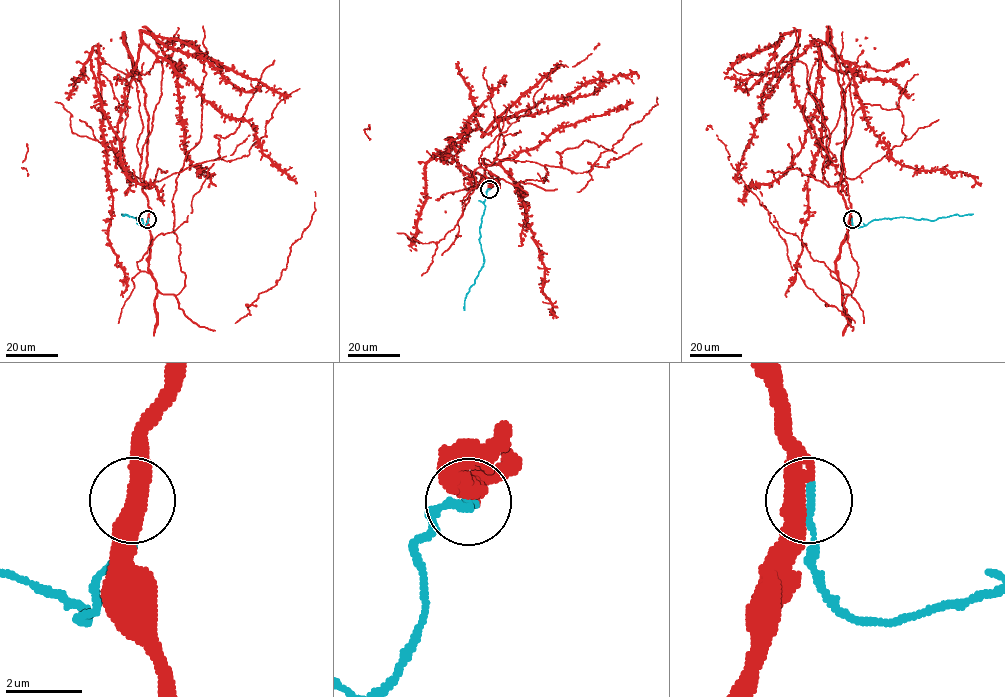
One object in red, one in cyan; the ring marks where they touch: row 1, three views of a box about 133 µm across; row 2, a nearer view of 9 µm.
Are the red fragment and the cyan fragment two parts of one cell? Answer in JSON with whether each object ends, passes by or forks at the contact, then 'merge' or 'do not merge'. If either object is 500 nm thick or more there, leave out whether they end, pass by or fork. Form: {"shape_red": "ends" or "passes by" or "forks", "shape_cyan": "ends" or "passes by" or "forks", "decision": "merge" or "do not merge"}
{"shape_red": "passes by", "shape_cyan": "ends", "decision": "merge"}

